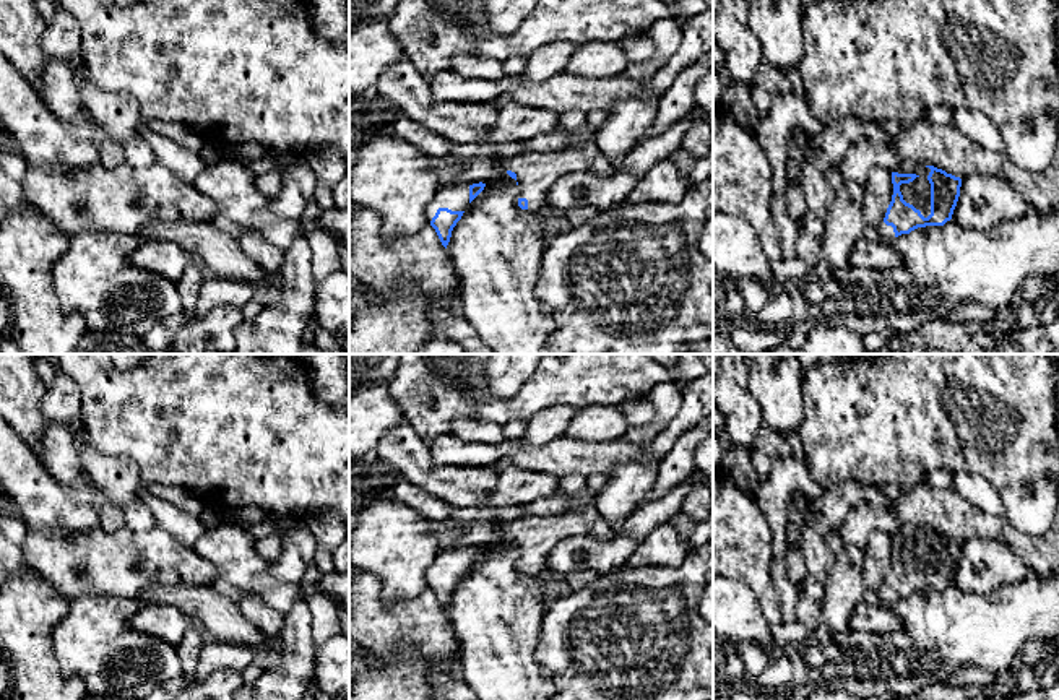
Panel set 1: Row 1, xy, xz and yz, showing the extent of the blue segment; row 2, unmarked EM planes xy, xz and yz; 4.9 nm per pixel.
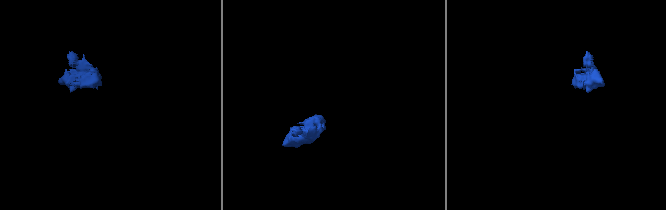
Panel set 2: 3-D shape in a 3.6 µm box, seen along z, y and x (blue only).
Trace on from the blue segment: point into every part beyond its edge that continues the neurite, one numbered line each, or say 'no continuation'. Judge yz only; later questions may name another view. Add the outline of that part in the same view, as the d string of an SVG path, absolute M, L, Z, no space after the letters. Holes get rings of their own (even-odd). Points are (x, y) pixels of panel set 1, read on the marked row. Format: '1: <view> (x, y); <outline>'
1: yz (918, 192); M901 159L895 172L918 175L913 182L901 184L900 192L906 203L913 205L924 218L927 218L931 214L931 184L927 180L931 169Z
2: yz (887, 234); M880 223L877 226L877 231L880 234L880 240L890 244L895 239L895 232L892 226L887 226L885 223Z

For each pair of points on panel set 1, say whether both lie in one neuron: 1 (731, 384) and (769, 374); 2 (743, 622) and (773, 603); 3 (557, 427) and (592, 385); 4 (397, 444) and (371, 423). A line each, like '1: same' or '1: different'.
1: different
2: different
3: different
4: different

